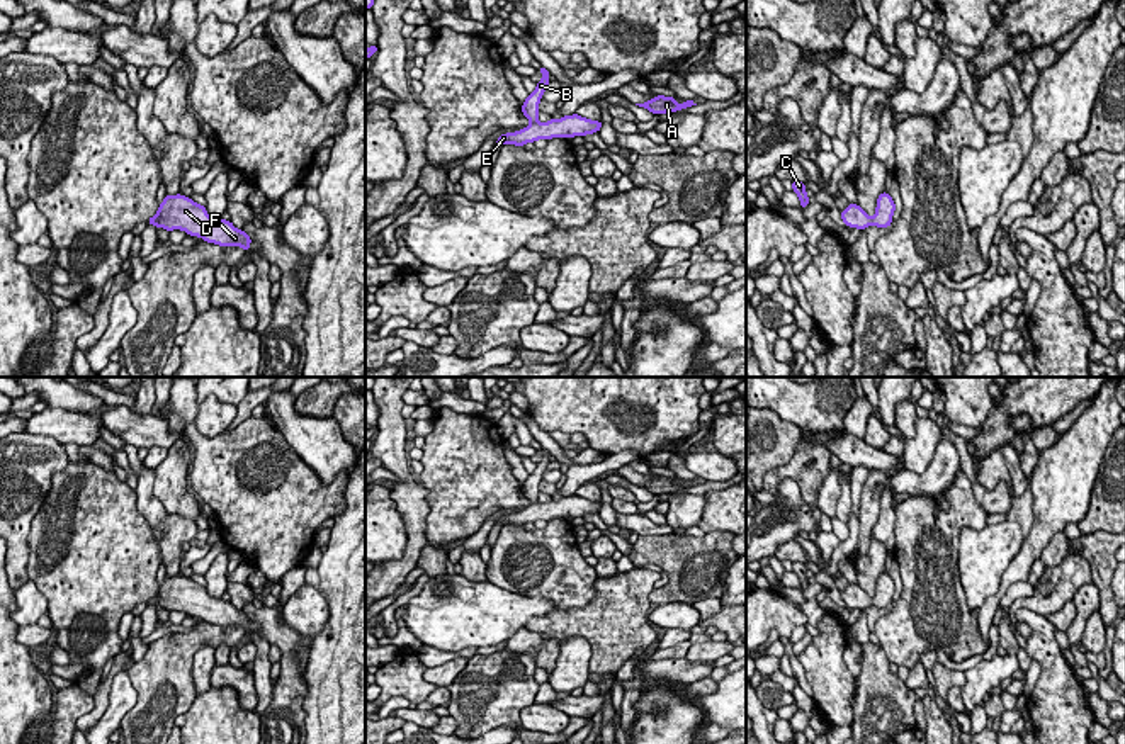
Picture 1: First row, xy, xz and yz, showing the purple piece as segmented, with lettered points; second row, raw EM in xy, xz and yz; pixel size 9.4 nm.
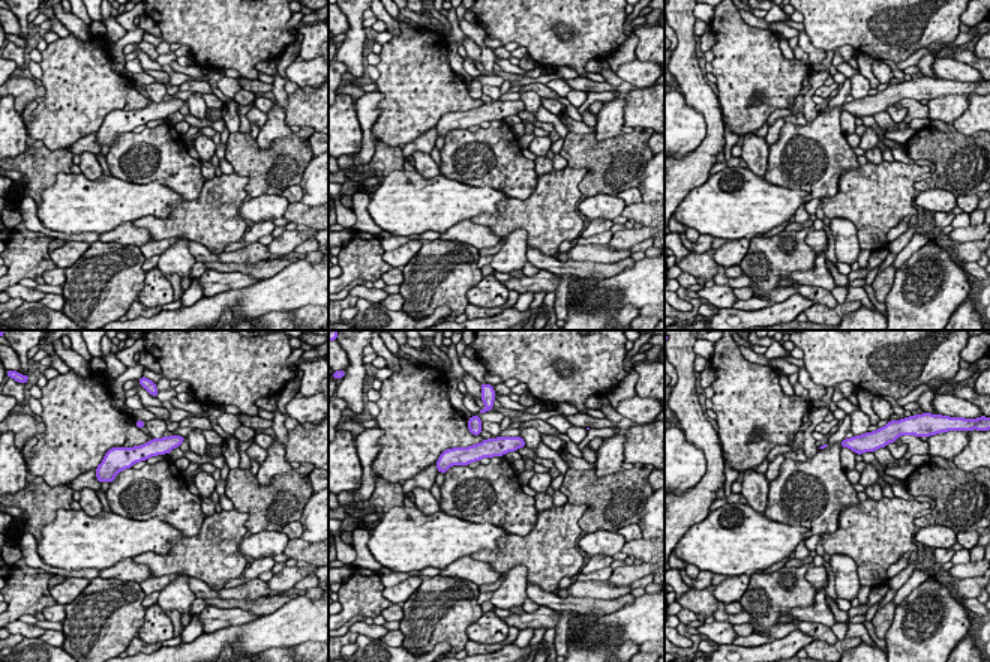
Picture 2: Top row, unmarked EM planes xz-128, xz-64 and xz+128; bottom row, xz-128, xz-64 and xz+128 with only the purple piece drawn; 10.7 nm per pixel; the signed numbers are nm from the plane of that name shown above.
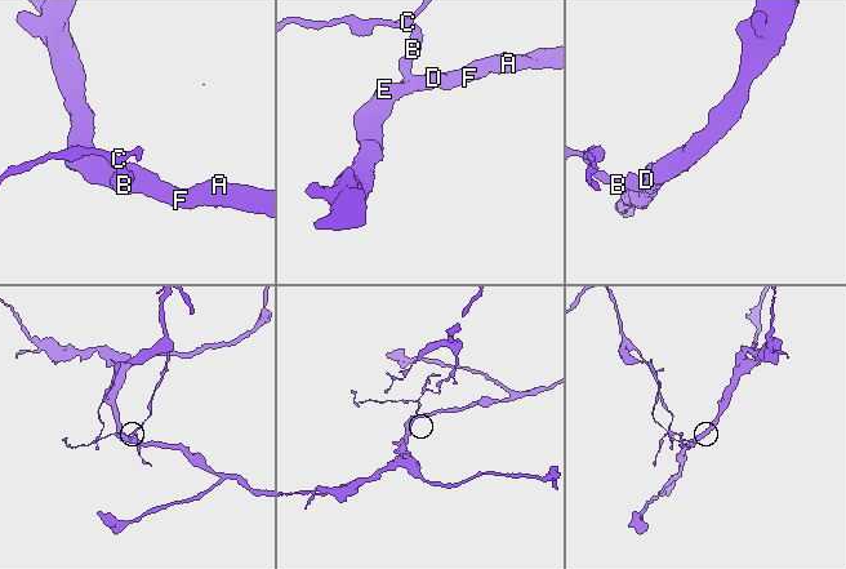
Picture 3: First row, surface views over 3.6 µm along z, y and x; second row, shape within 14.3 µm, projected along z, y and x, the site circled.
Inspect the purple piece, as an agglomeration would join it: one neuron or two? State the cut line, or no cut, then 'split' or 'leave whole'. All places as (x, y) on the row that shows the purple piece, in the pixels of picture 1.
cut in xz along (537, 121), (531, 123); split

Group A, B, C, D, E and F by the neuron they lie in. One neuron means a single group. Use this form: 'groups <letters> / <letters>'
groups A D E F / B C

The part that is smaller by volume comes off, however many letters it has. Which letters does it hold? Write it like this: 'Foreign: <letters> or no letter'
Foreign: B, C

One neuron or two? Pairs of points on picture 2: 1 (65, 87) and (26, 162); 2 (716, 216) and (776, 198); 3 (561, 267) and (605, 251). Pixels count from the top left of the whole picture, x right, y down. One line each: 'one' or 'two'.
1: two
2: one
3: two

